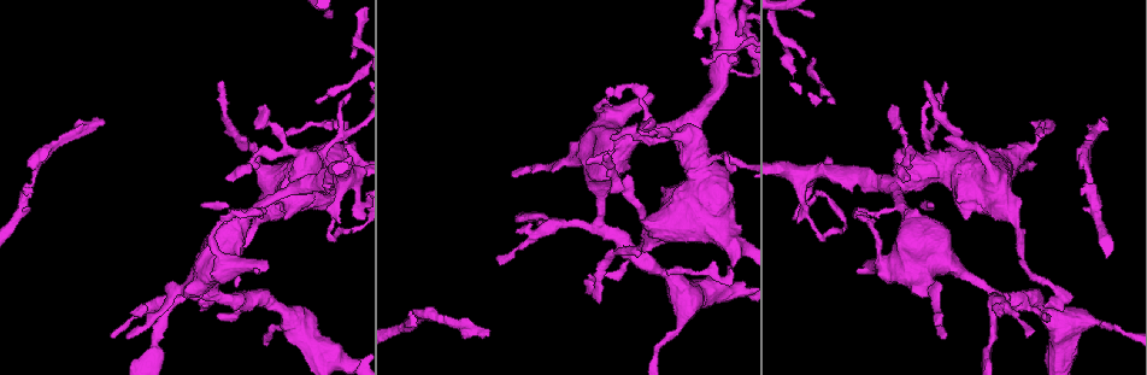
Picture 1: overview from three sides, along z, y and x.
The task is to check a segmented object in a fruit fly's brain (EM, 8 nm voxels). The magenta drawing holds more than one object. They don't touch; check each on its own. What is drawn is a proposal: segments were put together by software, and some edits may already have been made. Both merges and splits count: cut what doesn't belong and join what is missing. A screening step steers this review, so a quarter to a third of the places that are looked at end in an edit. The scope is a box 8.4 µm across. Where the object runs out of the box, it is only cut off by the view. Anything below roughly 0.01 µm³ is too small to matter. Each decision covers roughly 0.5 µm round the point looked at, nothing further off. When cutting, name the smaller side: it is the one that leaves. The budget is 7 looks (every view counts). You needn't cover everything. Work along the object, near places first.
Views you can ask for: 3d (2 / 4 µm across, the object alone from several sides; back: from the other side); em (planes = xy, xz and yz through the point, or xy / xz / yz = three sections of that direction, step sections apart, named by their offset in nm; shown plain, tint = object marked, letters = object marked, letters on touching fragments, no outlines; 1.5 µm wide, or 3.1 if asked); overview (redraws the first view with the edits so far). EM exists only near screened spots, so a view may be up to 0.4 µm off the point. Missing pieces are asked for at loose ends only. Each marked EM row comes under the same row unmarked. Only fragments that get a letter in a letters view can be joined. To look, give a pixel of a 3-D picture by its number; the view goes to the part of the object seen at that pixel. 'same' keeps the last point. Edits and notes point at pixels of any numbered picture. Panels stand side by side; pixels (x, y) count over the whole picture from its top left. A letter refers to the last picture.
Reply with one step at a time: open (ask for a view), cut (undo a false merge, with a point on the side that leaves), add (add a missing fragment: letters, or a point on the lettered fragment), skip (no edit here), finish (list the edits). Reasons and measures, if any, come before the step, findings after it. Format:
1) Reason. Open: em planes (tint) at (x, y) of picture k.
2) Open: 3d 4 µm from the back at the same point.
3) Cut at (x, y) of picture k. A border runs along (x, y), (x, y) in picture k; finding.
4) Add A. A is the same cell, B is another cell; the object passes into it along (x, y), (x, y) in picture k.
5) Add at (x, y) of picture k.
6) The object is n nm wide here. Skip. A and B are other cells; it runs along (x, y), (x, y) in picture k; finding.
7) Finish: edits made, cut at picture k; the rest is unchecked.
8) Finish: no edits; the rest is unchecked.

Long arm stops here. Open: em yz step 8 (tint) at (946, 337) of picture 1.

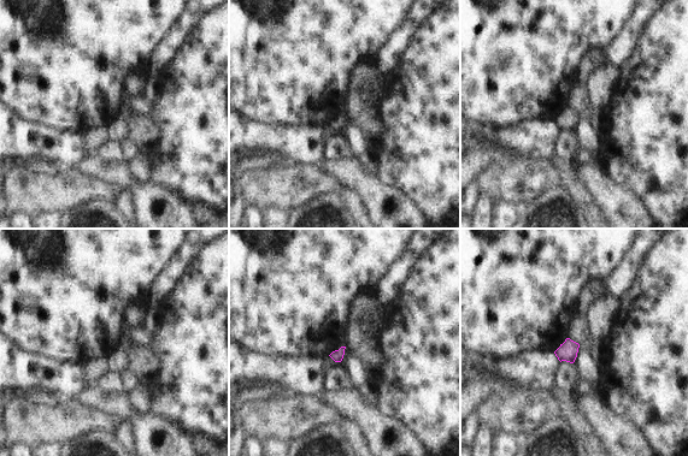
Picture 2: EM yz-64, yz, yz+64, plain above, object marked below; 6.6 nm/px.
Another direction. Open: em planes (letters) at the same point.

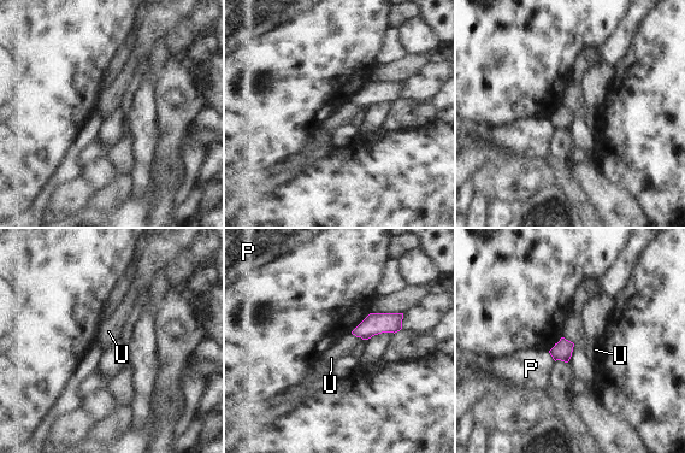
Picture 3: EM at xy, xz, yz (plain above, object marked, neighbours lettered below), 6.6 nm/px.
The longest contact is with P, 80 nm. Skip. P and U are other cells; no lettered fragment goes on from it.

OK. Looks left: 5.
Thin neck. Open: em xy step 8 (tint) at (1088, 175) of picture 1.

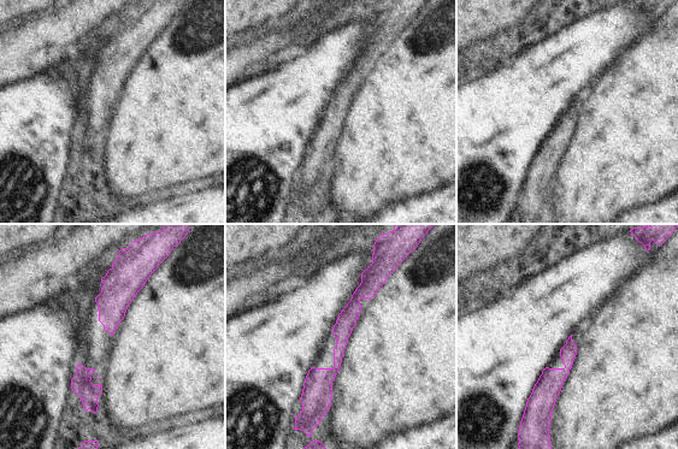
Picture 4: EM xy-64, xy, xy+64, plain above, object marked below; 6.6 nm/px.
See the neighbours. Open: em xy step 8 (letters) at the same point.

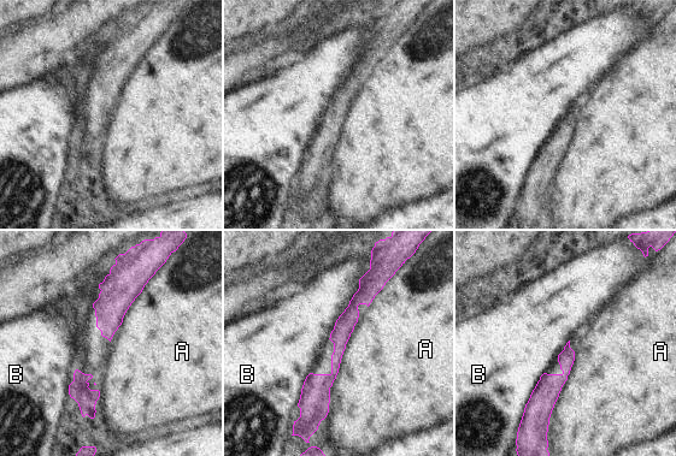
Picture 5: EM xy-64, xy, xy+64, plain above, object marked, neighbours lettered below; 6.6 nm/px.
The object is 110 nm wide here. Skip. A and B are other cells; a border runs along (575, 351), (570, 373), (547, 425) in picture 5; all the same cell.

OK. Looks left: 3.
Sharp bend. Open: em xz step 8 (tint) at (1022, 301) of picture 1.

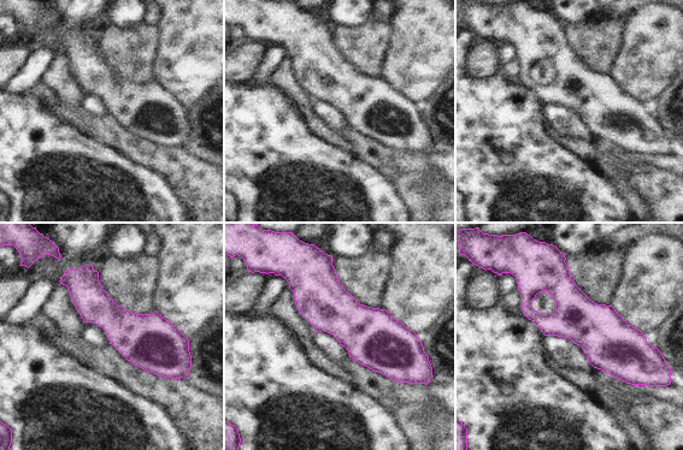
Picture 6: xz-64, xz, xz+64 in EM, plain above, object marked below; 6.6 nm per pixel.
Open: em planes (letters) at the same point.

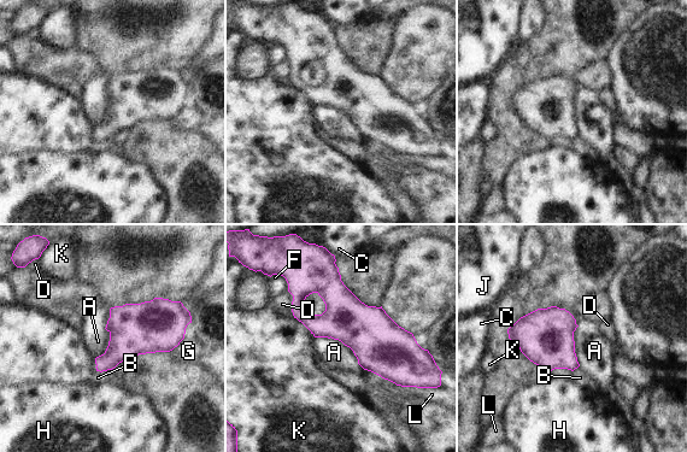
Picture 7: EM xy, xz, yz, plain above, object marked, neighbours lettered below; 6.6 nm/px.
Skip. A, B, C, D, F, G, H, J, K and L are other cells; all the same cell.

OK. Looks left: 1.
Finish: no edits; the rest is unchecked.

